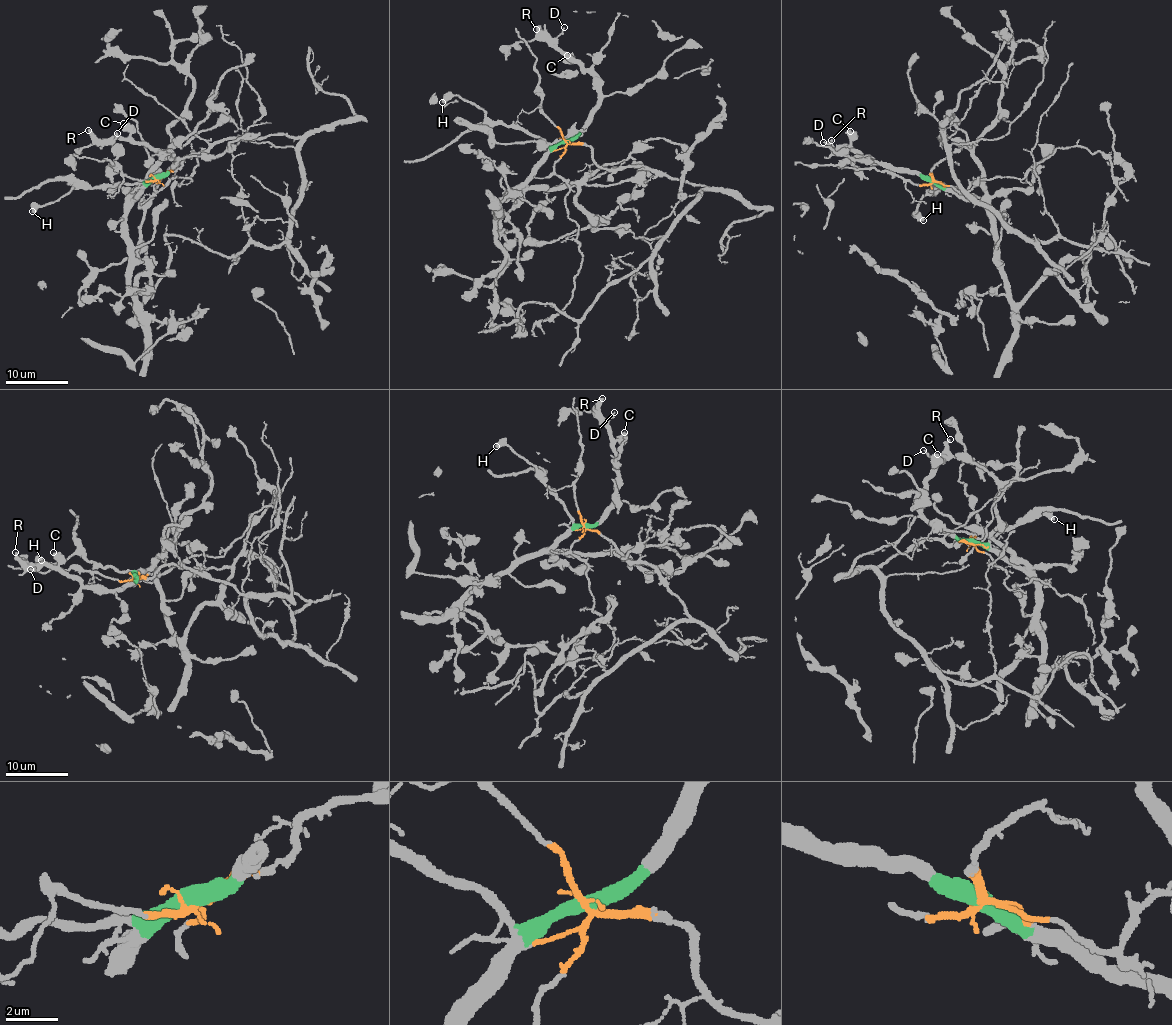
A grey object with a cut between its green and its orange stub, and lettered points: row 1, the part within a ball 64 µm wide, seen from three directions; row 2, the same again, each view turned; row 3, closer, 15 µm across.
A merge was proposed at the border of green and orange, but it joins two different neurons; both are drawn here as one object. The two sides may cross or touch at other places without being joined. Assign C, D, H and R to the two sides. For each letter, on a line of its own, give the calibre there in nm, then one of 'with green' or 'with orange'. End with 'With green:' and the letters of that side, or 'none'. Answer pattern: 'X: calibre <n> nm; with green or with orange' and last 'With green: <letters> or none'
C: calibre 600 nm; with green
D: calibre 160 nm; with green
H: calibre 500 nm; with green
R: calibre 340 nm; with green
With green: C, D, H, R

